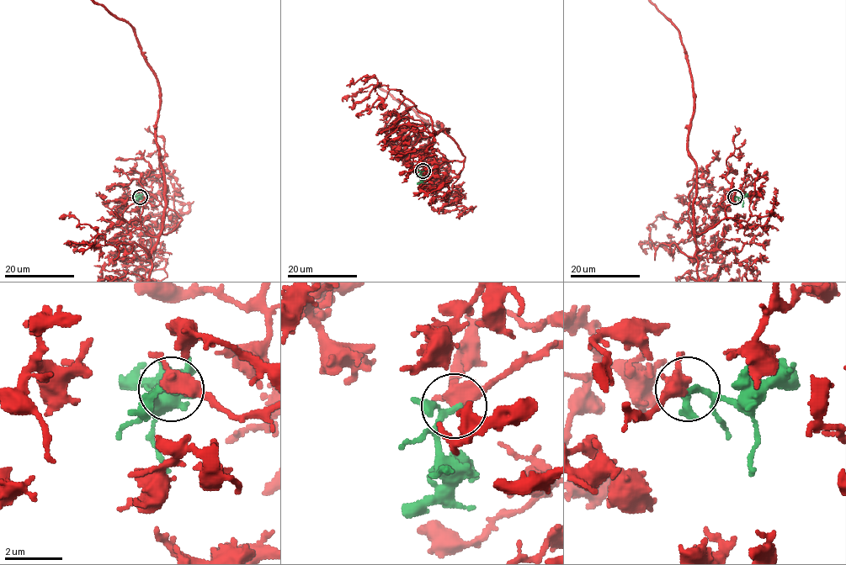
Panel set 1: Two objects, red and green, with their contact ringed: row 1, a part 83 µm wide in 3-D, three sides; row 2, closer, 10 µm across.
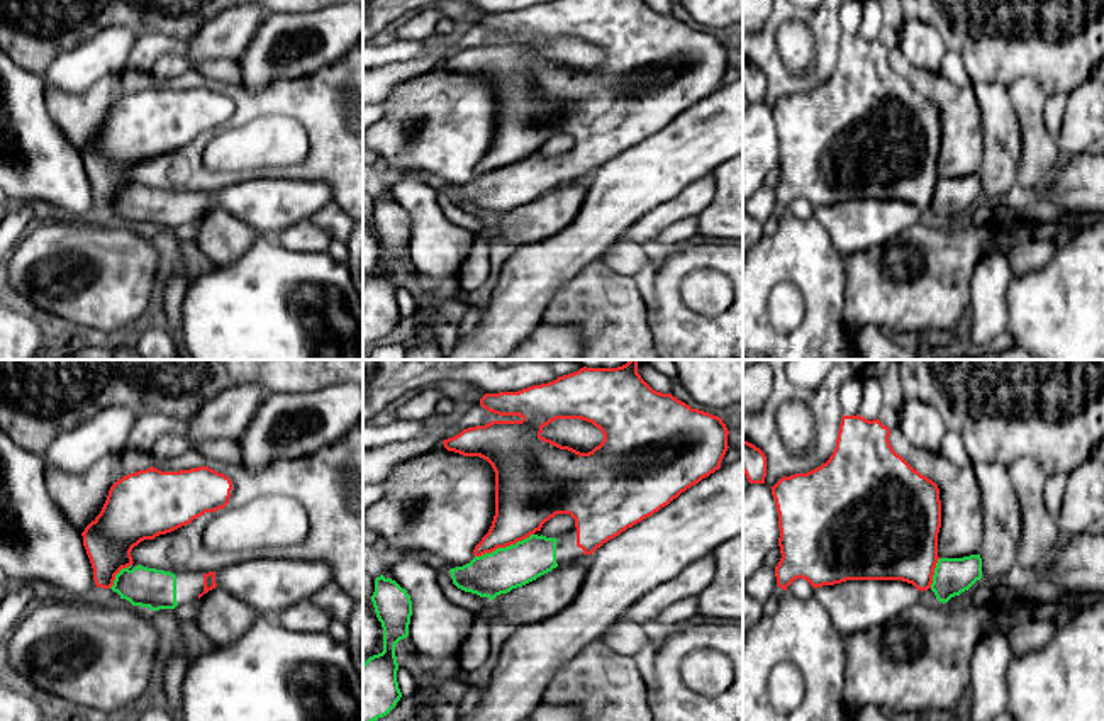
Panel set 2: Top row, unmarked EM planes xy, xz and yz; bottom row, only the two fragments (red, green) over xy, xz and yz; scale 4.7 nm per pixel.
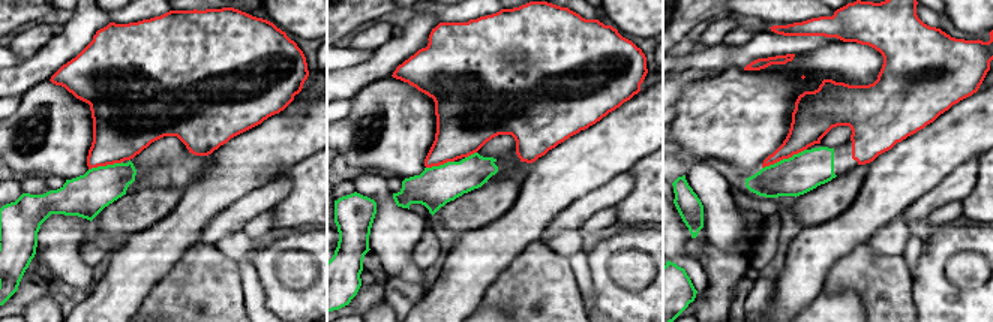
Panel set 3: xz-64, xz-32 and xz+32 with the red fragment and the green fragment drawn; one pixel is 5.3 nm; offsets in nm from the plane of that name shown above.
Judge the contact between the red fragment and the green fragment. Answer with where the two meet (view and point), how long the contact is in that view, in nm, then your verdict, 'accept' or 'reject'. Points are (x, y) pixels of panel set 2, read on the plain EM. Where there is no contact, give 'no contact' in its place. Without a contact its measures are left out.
meets red in xz at (504, 167); contact 300 nm long; accept

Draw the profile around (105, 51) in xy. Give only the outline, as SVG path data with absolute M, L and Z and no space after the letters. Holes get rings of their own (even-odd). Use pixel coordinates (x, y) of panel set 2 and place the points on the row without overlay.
M107 25L58 56L41 75L44 90L54 87L66 93L81 93L98 78L124 71L131 49L141 37L139 27Z

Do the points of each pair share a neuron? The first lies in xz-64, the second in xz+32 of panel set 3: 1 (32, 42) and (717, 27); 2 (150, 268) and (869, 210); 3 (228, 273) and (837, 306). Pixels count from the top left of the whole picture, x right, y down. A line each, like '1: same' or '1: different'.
1: same
2: same
3: different

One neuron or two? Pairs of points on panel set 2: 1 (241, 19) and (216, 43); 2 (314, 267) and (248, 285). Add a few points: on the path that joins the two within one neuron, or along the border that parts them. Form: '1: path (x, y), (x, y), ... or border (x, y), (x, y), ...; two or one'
1: path (234, 26), (223, 36); one
2: path (297, 280), (292, 285), (265, 285); one

